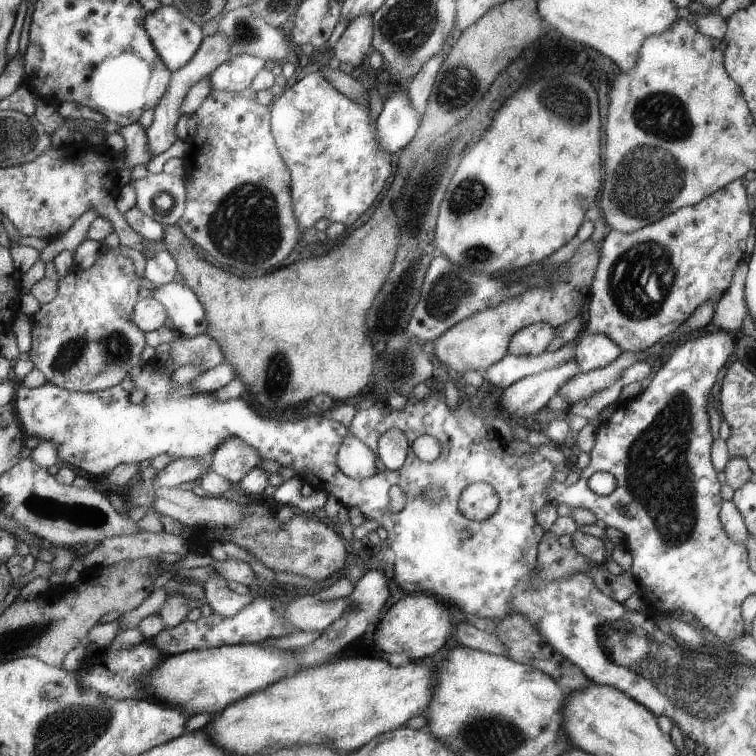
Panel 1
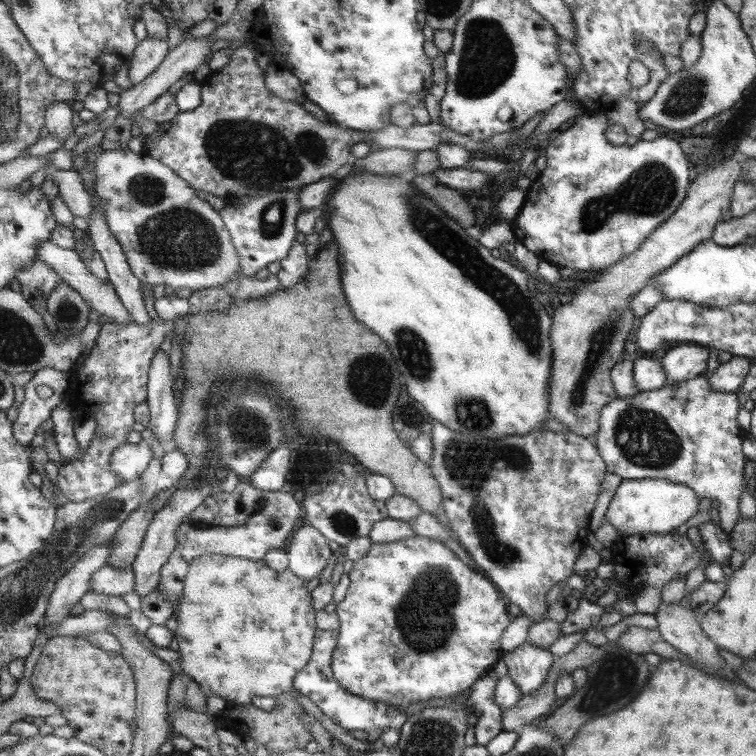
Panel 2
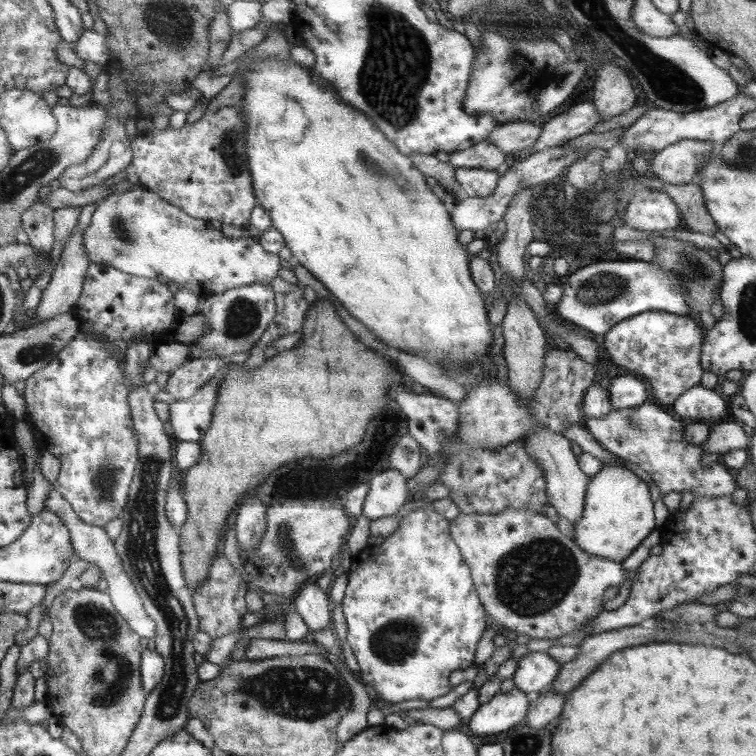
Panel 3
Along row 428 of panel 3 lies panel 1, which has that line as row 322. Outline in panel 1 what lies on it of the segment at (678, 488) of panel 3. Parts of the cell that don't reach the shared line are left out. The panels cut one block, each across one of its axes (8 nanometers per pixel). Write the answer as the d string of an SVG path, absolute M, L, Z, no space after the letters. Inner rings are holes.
M743 177L736 178L718 188L699 203L678 208L671 214L628 233L617 229L606 231L599 241L599 259L592 284L592 298L586 308L586 324L582 332L573 340L566 342L555 351L543 351L538 355L503 355L496 363L482 370L482 377L489 382L490 389L499 392L520 378L536 375L559 367L575 356L576 346L592 335L607 336L622 351L639 352L651 347L665 335L685 322L701 303L716 303L729 288L733 271L743 258L745 238L751 228L751 216L747 210L747 196L743 188Z

